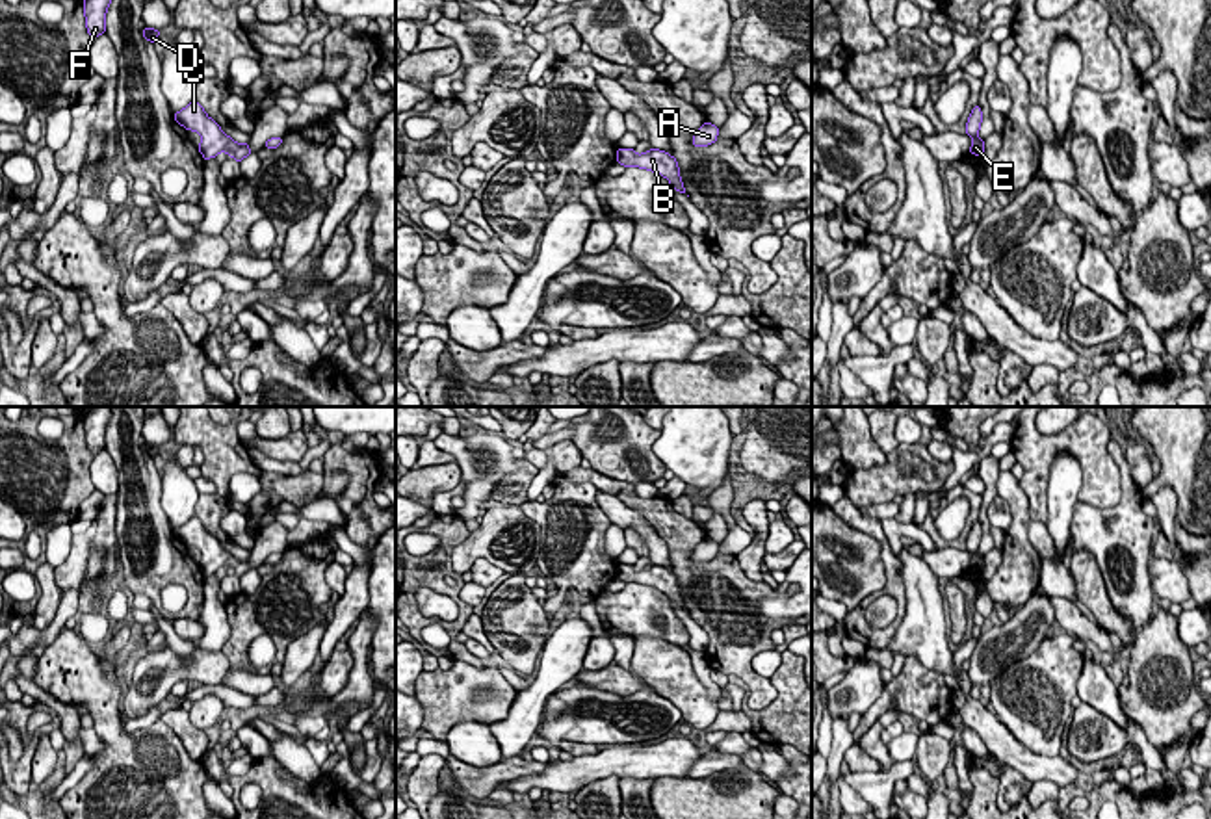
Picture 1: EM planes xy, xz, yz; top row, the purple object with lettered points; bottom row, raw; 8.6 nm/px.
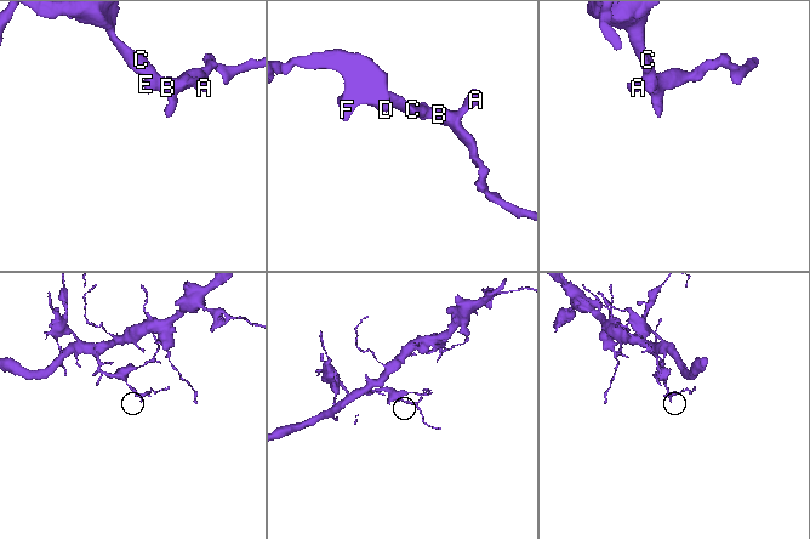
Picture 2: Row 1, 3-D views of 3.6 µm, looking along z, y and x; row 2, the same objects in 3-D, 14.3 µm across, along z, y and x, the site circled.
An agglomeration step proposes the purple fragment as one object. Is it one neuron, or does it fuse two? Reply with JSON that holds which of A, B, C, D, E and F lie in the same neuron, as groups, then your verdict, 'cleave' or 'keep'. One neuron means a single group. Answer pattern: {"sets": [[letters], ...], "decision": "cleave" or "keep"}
{"sets": [["A", "B", "C", "D", "E", "F"]], "decision": "keep"}

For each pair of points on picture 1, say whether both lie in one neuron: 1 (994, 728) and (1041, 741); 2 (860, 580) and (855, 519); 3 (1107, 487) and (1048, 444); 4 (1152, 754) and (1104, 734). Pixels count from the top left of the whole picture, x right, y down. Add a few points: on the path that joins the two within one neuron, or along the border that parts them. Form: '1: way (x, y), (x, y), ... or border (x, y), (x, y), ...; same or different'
1: border (994, 715), (1029, 751), (1050, 758); different
2: border (831, 507), (879, 543), (883, 561); different
3: way (1100, 470), (1074, 444), (1065, 444); same
4: way (1141, 743), (1133, 736), (1115, 736); same

